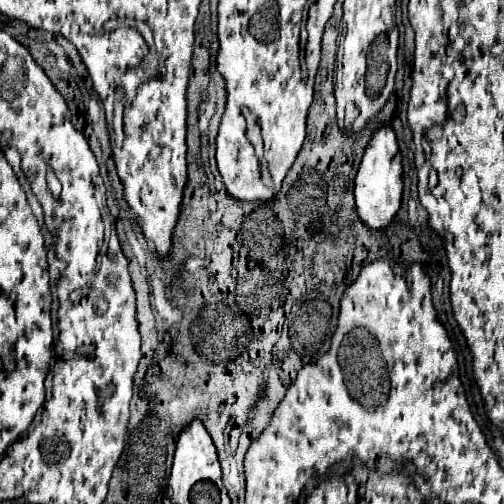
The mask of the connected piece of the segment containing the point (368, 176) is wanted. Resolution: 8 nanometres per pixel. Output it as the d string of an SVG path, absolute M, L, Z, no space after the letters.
M384 123L374 131L356 175L356 209L366 227L378 231L394 219L402 199L402 171L402 153L398 147L396 133L390 123Z

